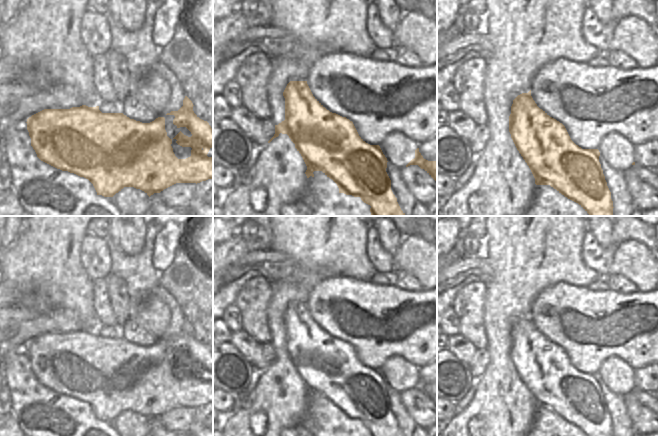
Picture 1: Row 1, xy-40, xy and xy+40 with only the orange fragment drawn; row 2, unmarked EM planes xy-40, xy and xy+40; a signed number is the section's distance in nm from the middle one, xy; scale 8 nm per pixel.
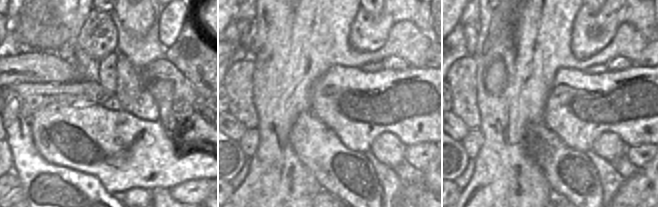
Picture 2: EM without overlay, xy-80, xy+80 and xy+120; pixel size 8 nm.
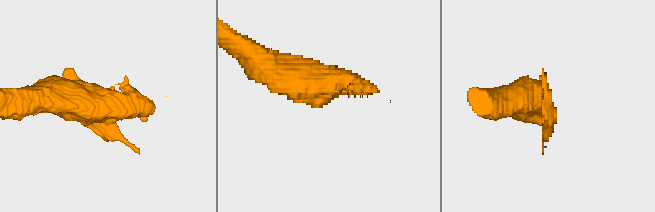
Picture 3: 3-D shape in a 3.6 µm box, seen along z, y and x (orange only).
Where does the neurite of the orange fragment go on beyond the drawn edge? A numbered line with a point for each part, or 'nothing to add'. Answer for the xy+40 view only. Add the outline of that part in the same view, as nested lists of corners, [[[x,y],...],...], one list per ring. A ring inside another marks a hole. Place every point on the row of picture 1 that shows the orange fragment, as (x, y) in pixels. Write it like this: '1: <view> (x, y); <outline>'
1: xy+40 (591, 102); [[[556,59],[539,69],[530,90],[537,106],[562,123],[571,140],[582,149],[597,149],[603,138],[610,133],[620,133],[632,145],[658,141],[658,67],[592,67],[589,63]]]

